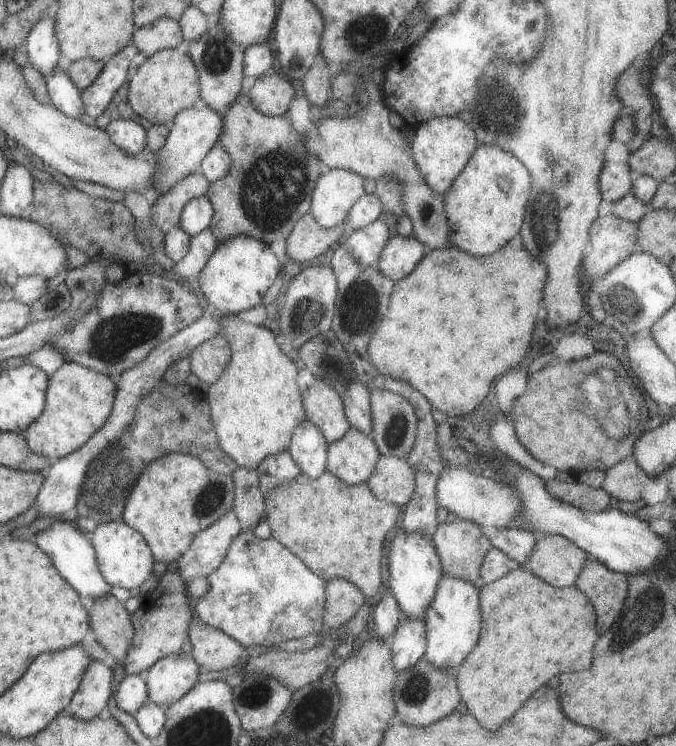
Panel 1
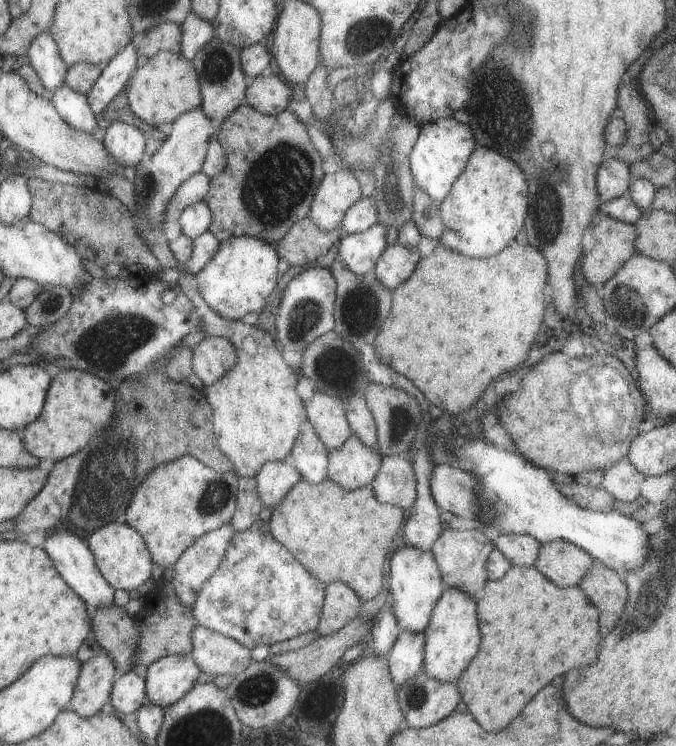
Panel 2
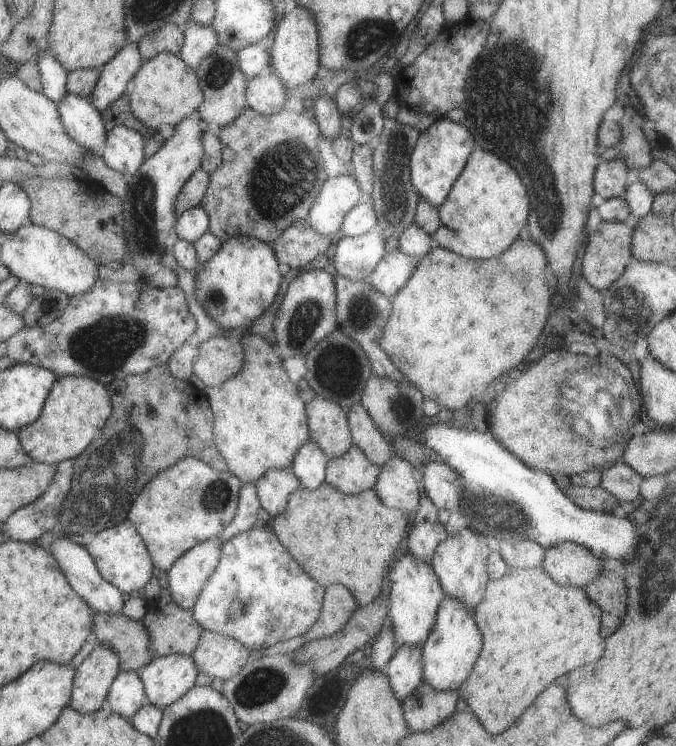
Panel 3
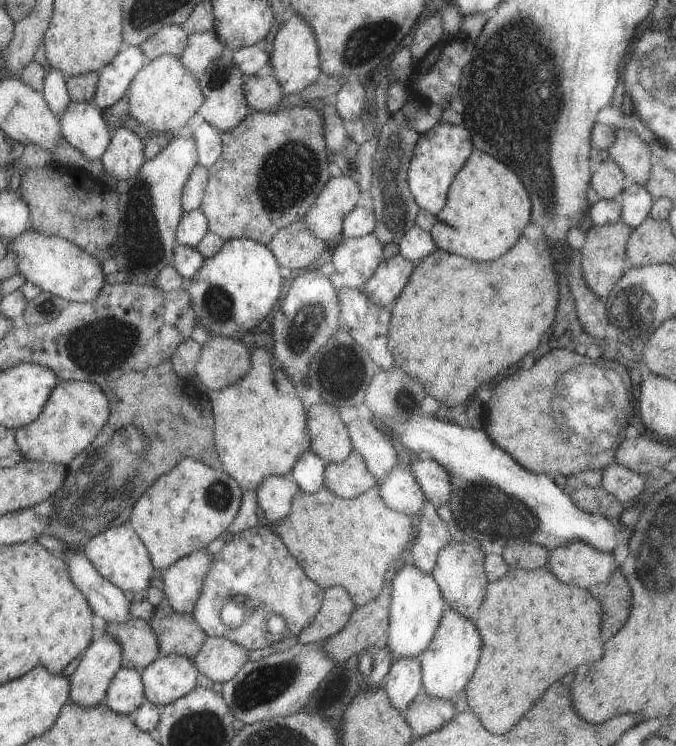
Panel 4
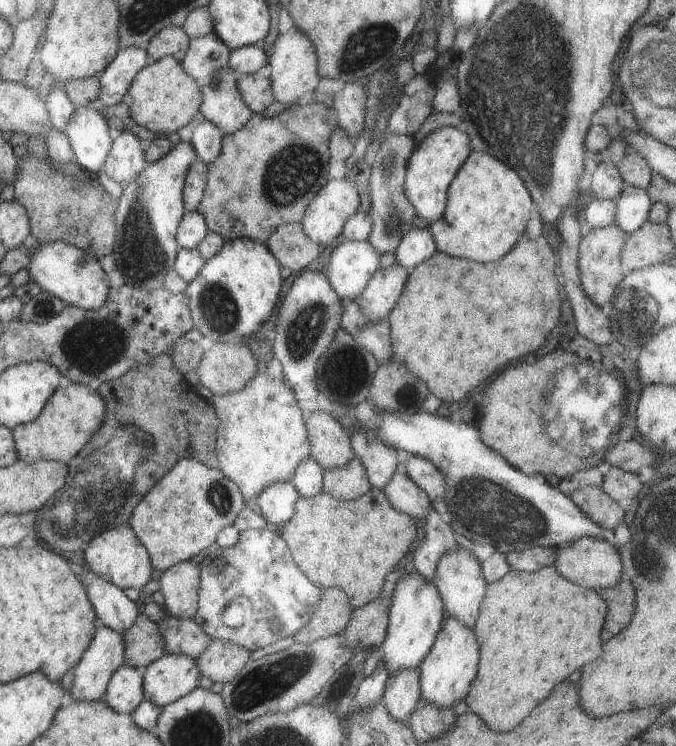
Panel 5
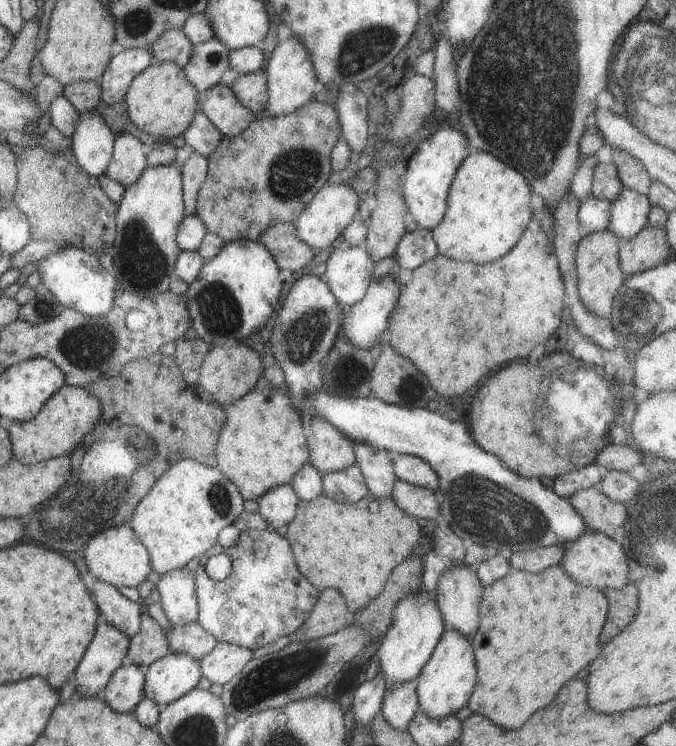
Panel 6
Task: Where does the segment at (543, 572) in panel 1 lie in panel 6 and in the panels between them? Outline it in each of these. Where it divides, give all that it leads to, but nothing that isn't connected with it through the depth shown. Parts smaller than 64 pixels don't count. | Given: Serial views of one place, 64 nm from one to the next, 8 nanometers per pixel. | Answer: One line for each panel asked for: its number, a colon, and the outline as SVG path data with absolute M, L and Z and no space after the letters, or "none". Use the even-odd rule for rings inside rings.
2: M555 540L539 548L539 558L535 560L533 568L547 576L547 580L553 584L571 588L579 586L579 582L591 574L595 560L579 546L565 540Z
3: M561 542L545 550L541 568L547 572L551 580L555 580L561 586L571 584L577 588L585 588L595 578L599 578L599 574L603 574L601 562L603 560L597 558L585 546L573 542Z
4: M567 542L549 550L547 568L555 578L589 590L611 580L617 572L613 552L603 552L587 542Z
5: M579 538L577 542L569 544L569 546L561 546L557 548L557 558L555 558L555 568L557 572L583 586L583 588L589 588L589 590L603 590L603 588L615 588L623 582L623 560L621 560L621 554L617 552L617 548L603 540L603 538Z
6: M583 532L575 542L571 542L559 562L559 566L571 576L571 580L603 590L621 590L629 584L629 560L621 544L597 532Z

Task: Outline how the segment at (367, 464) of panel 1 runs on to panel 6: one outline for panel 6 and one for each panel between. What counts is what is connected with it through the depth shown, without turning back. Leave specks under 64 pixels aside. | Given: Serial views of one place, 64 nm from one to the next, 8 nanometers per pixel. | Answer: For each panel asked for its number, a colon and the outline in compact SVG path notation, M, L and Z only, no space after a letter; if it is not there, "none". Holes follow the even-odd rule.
2: M351 436L341 450L329 452L327 478L343 490L351 492L363 486L371 486L371 482L377 478L379 466L381 456Z
3: M351 446L341 458L331 458L325 470L325 482L345 496L371 490L377 482L379 470L363 456L357 446Z
4: M351 452L341 464L329 464L323 472L323 488L345 500L357 498L359 494L371 490L375 484L377 482L367 472L357 452Z
5: M351 458L343 468L323 472L323 492L337 500L357 500L369 490L371 484L367 482L367 474L357 458Z
6: M357 464L349 466L347 470L341 470L341 472L323 474L323 478L321 478L321 496L323 498L351 504L351 502L361 500L367 494L369 494L367 486L365 486L363 474L357 468Z

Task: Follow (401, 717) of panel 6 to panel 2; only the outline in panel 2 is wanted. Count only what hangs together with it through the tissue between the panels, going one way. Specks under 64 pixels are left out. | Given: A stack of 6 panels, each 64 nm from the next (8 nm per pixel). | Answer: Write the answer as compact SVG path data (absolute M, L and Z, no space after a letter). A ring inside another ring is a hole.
M401 632L397 636L385 658L391 682L397 686L397 690L417 678L417 674L423 668L423 652L425 652L425 634Z

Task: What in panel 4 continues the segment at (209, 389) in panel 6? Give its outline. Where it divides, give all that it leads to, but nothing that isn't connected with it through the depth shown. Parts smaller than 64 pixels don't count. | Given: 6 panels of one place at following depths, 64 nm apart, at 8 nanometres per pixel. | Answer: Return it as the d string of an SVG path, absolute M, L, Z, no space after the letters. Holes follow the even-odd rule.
M209 338L195 364L197 382L209 392L219 392L239 382L251 370L251 352L239 338Z

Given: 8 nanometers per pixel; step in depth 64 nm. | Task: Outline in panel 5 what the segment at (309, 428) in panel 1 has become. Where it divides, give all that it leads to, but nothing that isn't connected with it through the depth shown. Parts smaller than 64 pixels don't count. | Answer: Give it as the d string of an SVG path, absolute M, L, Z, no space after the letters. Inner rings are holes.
M305 458L291 474L291 484L297 490L299 498L311 498L323 490L323 472L325 468L319 466L313 458Z

